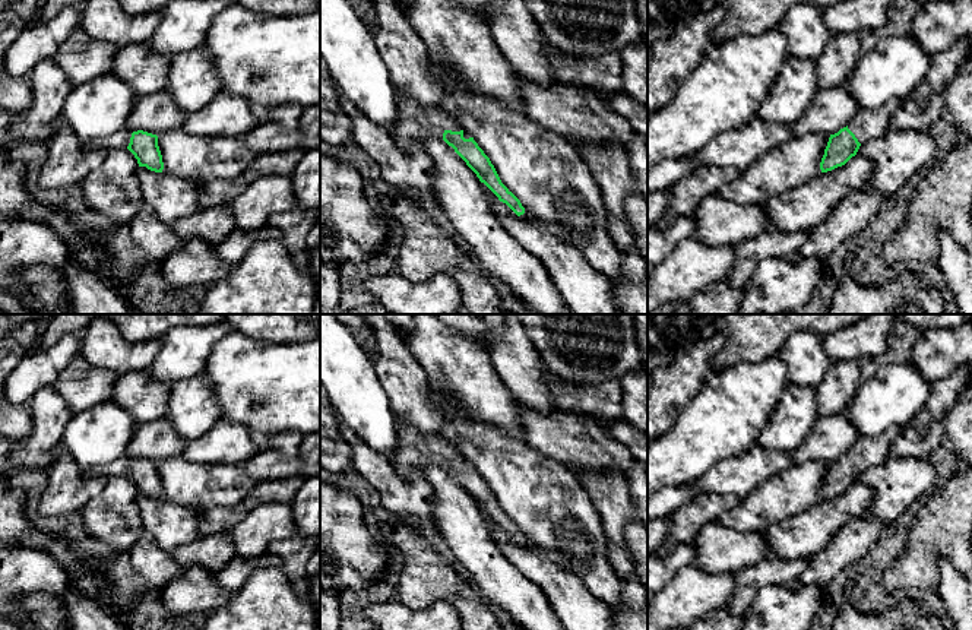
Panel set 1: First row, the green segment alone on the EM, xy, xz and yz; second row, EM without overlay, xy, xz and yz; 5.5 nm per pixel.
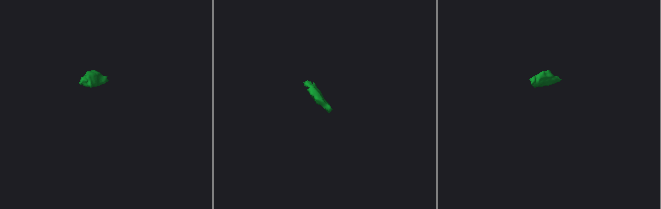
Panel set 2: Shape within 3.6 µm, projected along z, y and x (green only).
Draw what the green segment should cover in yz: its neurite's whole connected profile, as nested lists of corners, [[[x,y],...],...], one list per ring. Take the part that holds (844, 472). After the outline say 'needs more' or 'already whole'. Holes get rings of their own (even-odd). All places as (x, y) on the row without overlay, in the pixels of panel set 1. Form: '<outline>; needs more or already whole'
[[[893,427],[877,436],[859,437],[846,455],[830,462],[820,490],[821,500],[845,493],[857,482],[861,472],[886,463],[890,459],[890,447],[900,431],[902,427]]]; needs more

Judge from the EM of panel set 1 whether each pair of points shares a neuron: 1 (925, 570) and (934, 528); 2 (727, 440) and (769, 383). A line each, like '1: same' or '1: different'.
1: same
2: same

